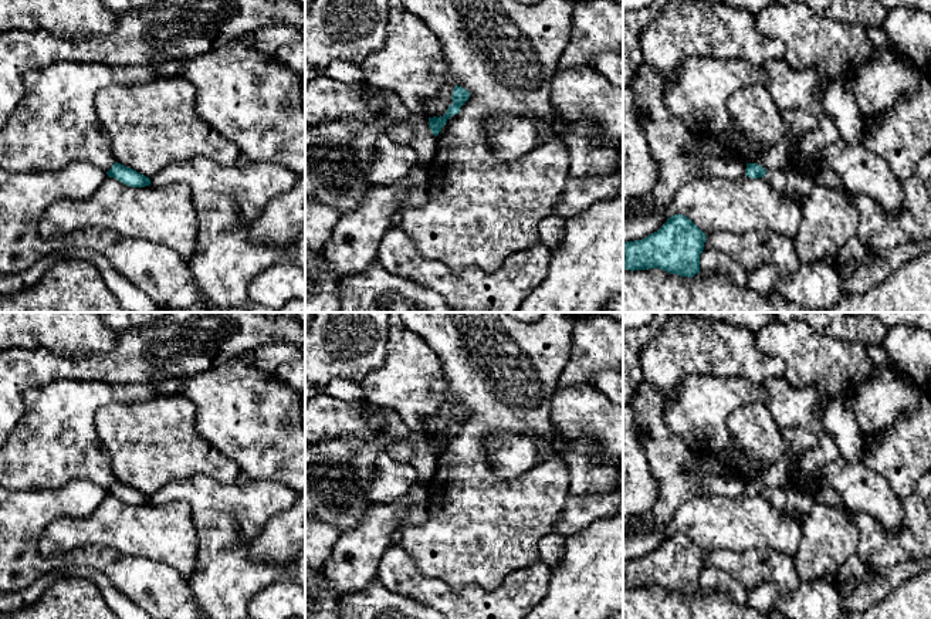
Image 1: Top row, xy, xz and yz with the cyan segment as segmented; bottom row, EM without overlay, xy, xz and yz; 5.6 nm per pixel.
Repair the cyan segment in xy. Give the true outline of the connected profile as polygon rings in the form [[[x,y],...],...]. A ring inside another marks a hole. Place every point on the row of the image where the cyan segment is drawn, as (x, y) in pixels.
[[[115,162],[111,169],[106,172],[109,177],[119,180],[121,183],[131,187],[145,187],[150,185],[150,179],[138,173],[136,170],[126,168]]]

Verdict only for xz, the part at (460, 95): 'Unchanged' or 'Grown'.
Unchanged

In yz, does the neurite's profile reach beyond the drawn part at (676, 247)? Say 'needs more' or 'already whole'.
already whole

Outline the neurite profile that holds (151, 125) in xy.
[[[183,77],[155,78],[138,85],[108,85],[95,97],[95,111],[109,133],[115,162],[152,179],[162,168],[192,158],[207,158],[230,168],[243,162],[238,146],[202,121],[196,111],[196,89]]]

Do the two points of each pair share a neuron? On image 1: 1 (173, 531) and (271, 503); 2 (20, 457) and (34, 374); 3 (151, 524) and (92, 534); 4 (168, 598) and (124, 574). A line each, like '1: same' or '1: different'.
1: different
2: different
3: same
4: same

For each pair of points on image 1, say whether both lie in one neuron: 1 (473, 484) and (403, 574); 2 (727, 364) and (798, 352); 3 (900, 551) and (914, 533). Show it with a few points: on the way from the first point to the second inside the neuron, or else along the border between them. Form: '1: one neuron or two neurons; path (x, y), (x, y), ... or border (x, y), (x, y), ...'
1: two neurons; border (400, 544), (422, 574), (440, 579)
2: two neurons; border (754, 332), (757, 347), (784, 362), (784, 375)
3: one neuron; path (904, 547), (914, 537)

